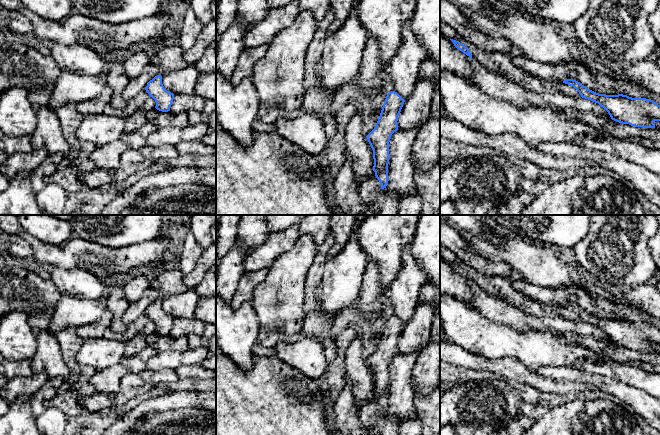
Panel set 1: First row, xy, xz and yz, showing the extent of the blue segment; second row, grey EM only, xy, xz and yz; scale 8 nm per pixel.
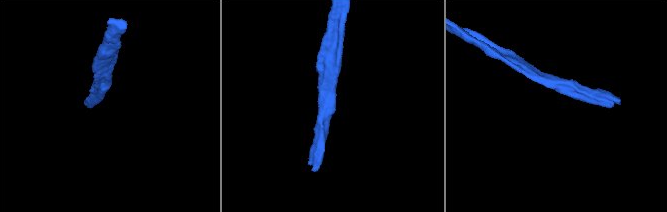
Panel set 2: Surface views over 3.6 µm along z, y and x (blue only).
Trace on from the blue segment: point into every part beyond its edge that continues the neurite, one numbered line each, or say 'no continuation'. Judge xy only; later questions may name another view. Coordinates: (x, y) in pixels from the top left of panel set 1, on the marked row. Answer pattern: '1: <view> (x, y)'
no continuation

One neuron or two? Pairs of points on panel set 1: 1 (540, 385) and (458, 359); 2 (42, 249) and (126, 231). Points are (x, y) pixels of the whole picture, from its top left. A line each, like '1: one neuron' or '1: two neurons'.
1: one neuron
2: two neurons

